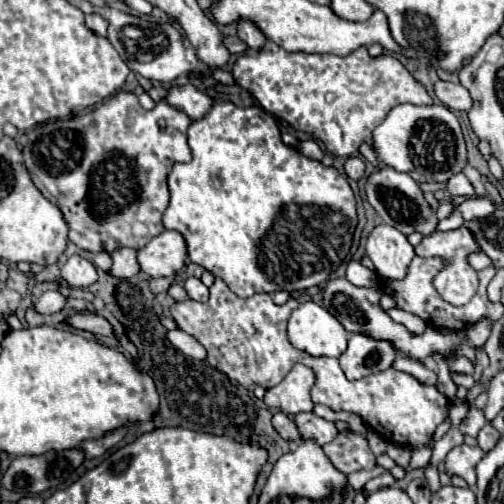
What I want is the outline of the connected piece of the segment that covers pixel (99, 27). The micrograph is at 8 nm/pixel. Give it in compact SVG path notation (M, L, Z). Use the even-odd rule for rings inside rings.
M88 14L88 16L86 16L86 26L88 26L96 36L104 36L104 38L106 38L108 22L106 22L100 14Z

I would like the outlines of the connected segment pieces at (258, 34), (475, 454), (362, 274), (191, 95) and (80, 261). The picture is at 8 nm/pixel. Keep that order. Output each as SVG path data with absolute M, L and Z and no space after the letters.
M246 18L238 20L238 36L252 50L260 50L264 46L264 42L266 42L266 36L262 34L262 30L252 20L246 20Z
M456 446L452 448L446 458L444 458L444 466L446 466L446 474L448 476L460 476L468 482L470 488L476 486L476 464L480 462L480 458L484 456L484 452L476 446Z
M352 260L352 262L348 264L346 278L348 278L354 286L374 286L374 284L378 284L376 274L374 274L370 268L366 268L366 266L362 266L360 262L356 262L356 260Z
M186 84L186 86L172 86L170 94L166 96L166 102L172 104L174 108L186 112L192 120L200 120L212 108L214 98L210 98L200 88L192 86L192 84Z
M74 254L66 260L66 264L62 266L62 278L70 286L76 286L76 288L86 288L98 280L94 264L78 254Z

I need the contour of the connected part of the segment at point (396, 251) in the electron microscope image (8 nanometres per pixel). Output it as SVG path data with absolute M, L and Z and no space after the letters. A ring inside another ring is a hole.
M380 224L372 230L366 242L366 254L372 260L378 278L400 280L408 272L414 248L402 232L388 224Z

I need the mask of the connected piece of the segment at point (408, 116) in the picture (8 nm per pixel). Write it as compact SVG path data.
M398 104L390 110L386 120L372 132L372 148L378 160L392 166L396 172L410 174L420 182L446 182L450 176L464 170L468 152L458 118L442 104L416 106Z

